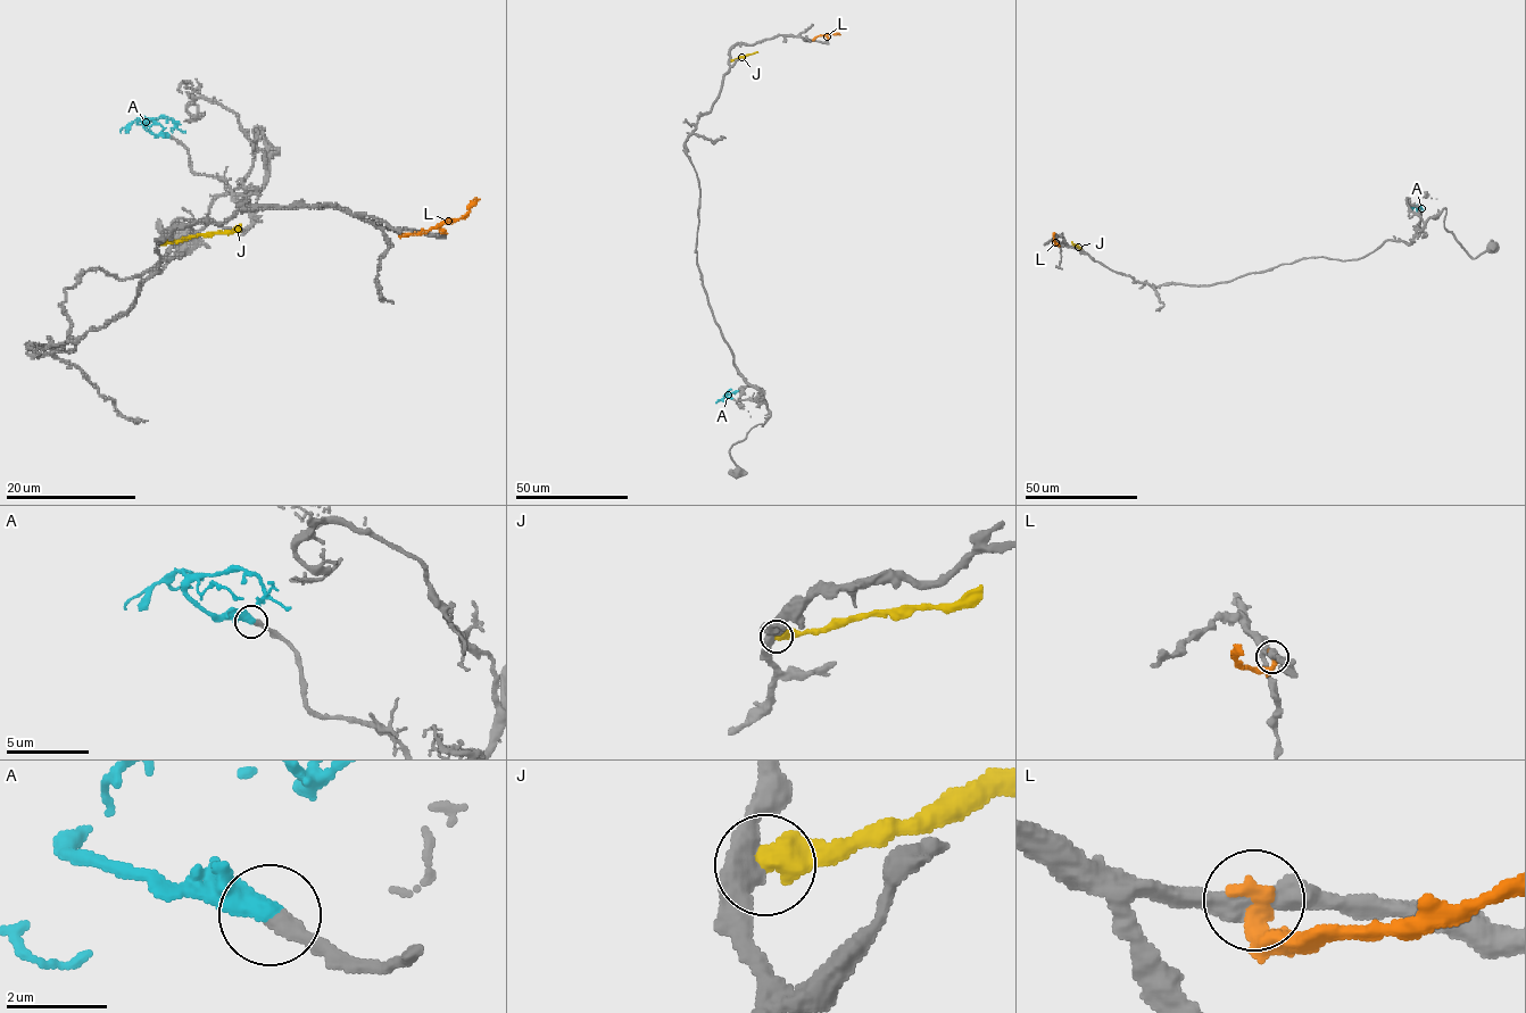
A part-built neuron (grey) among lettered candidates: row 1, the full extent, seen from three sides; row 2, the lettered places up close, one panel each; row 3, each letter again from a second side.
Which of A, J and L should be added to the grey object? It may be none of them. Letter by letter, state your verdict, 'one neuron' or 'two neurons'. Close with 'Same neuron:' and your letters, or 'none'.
A: one neuron
J: two neurons
L: two neurons
Same neuron: A

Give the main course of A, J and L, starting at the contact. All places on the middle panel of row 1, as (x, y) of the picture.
A: (732, 399), (724, 396), (738, 390)
J: (730, 60), (757, 51)
L: (813, 40), (840, 34)

